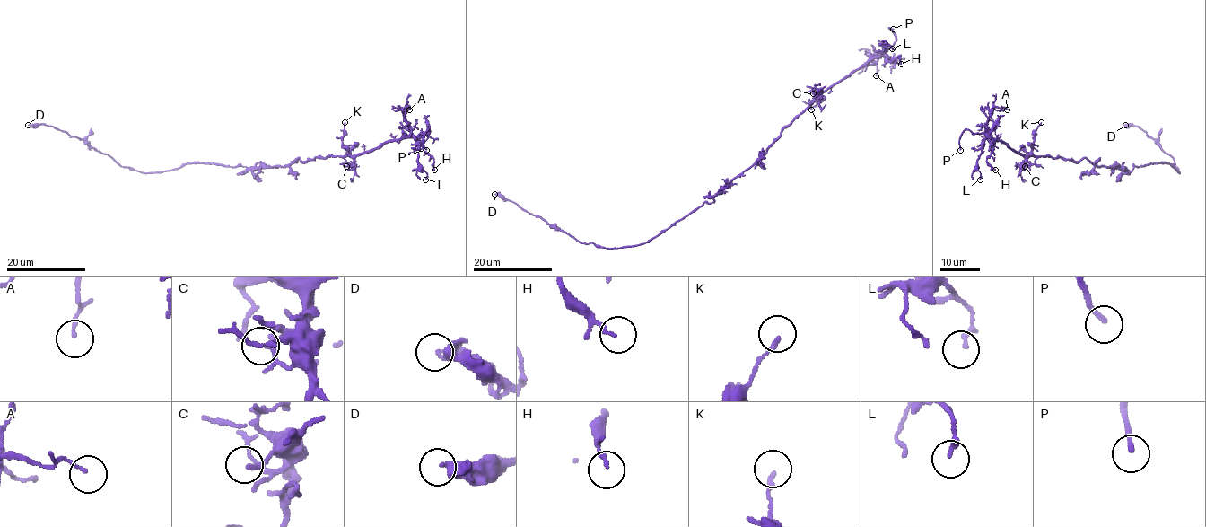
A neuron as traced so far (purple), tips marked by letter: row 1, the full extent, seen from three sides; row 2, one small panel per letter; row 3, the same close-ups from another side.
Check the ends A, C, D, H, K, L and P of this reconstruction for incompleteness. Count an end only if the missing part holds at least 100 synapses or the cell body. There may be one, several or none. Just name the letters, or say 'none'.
P

